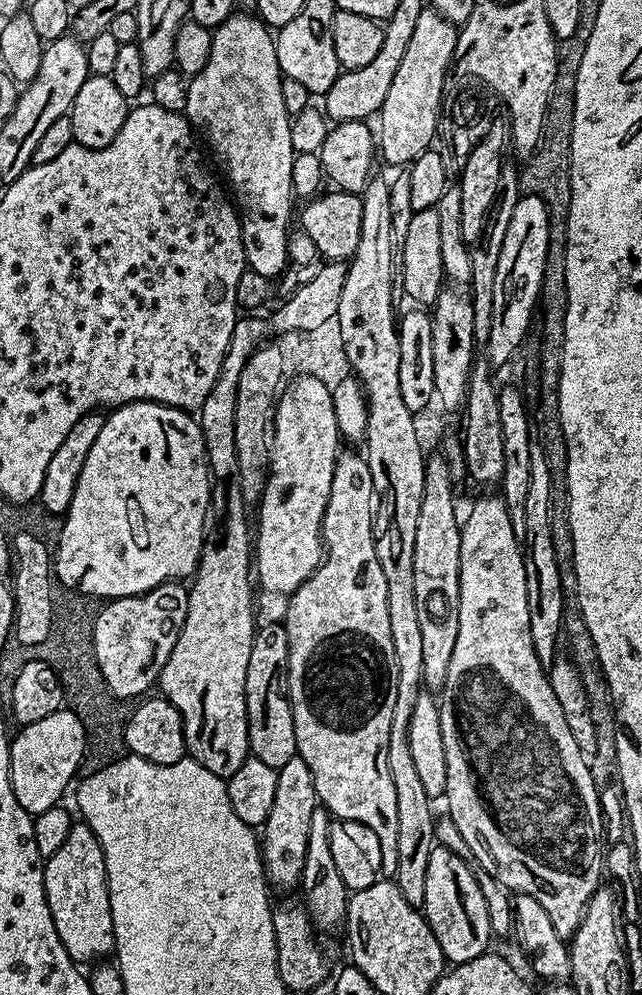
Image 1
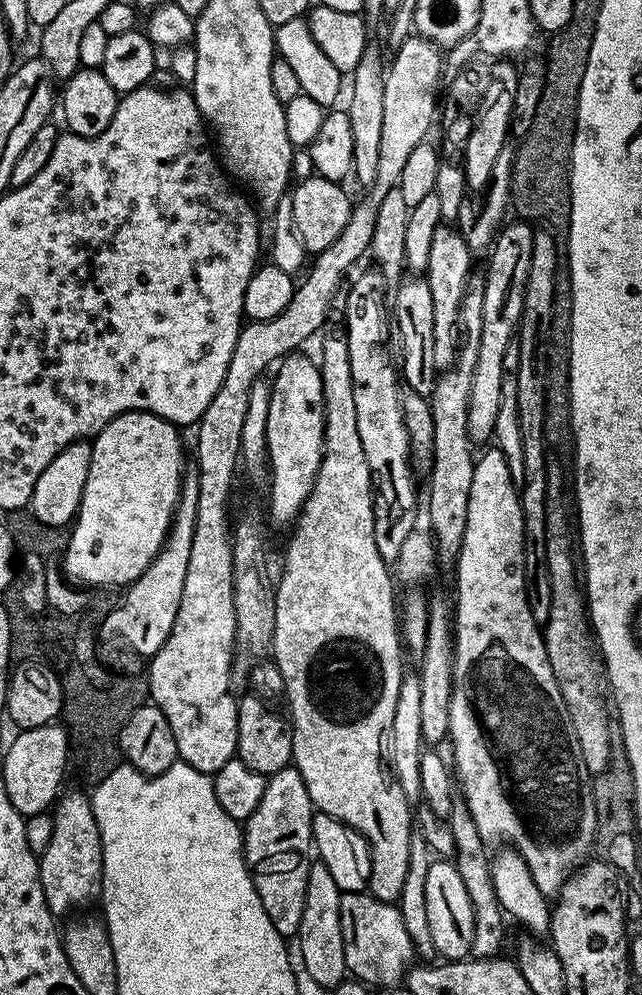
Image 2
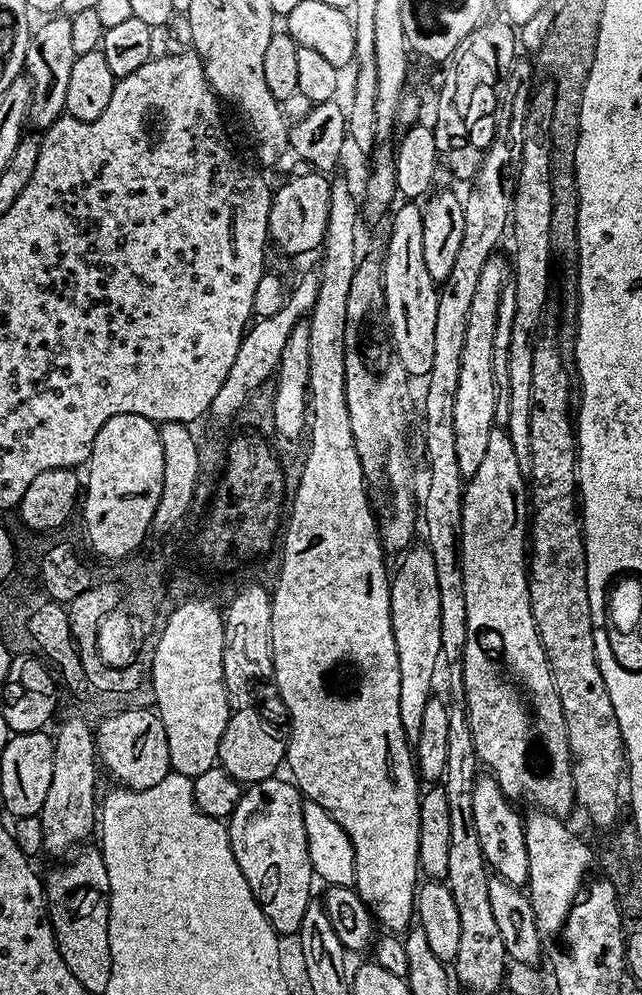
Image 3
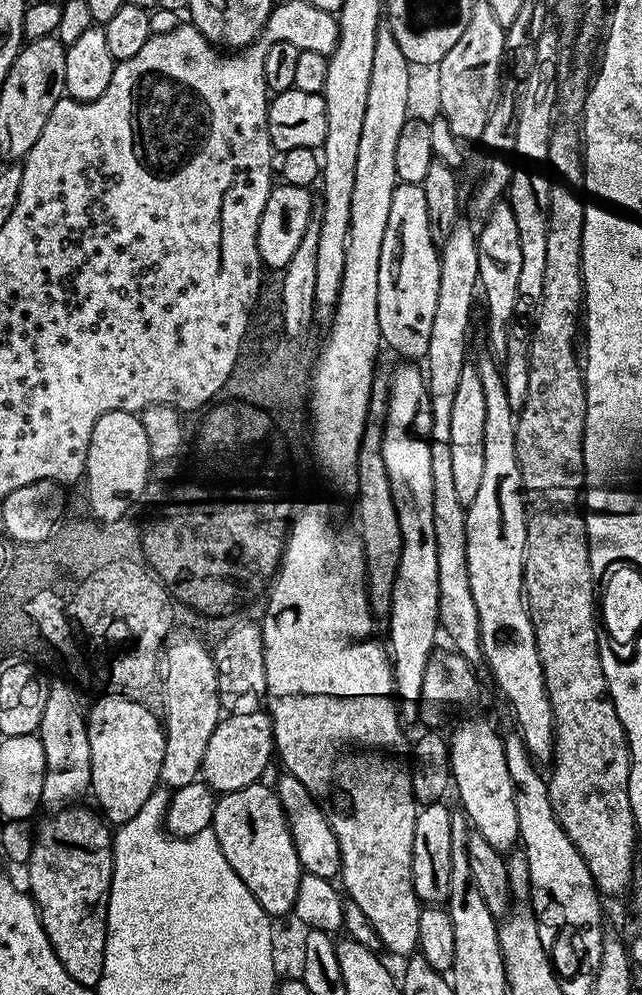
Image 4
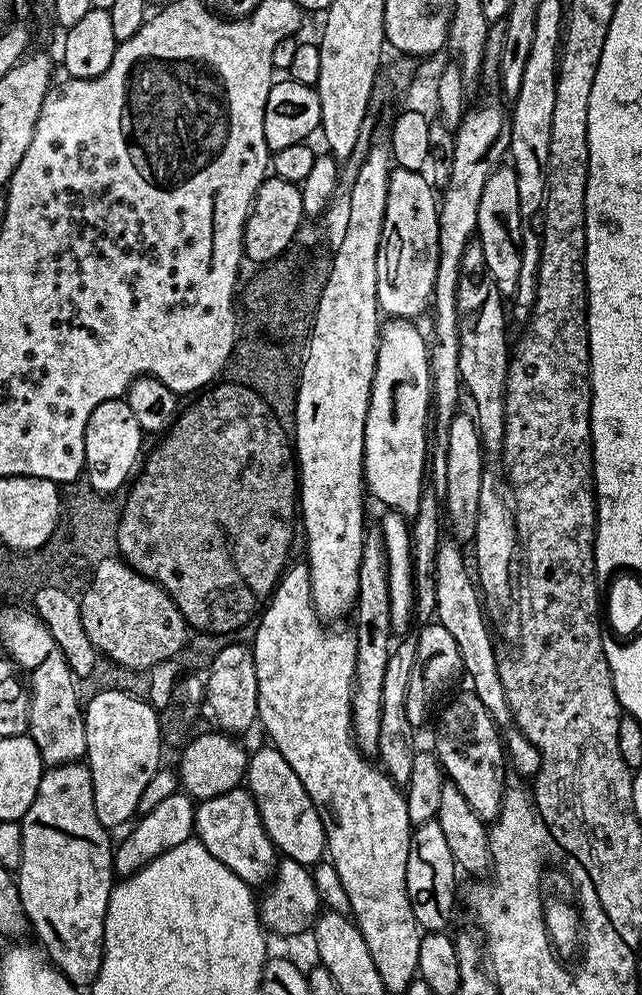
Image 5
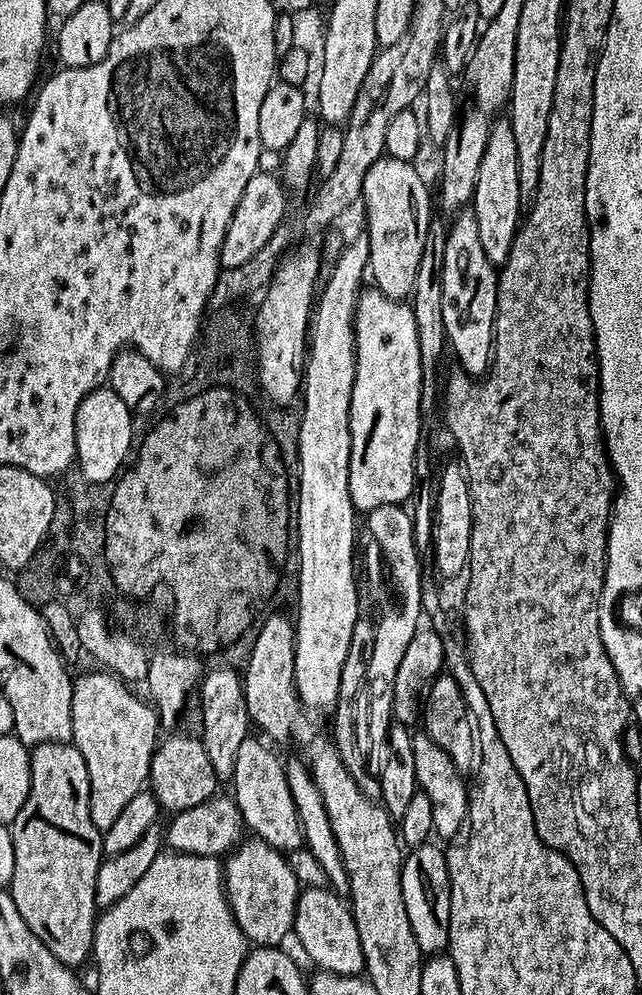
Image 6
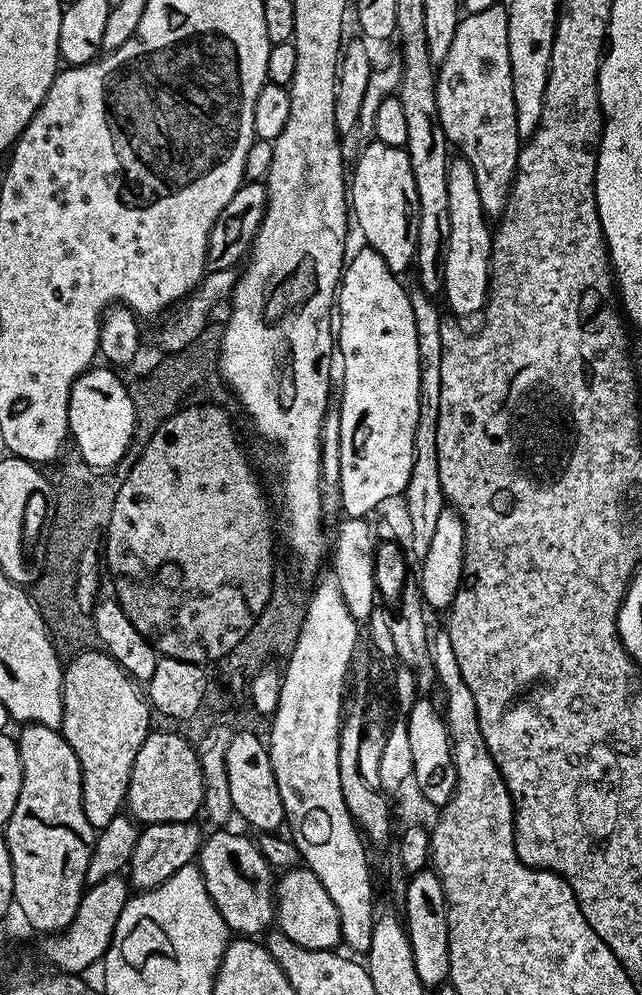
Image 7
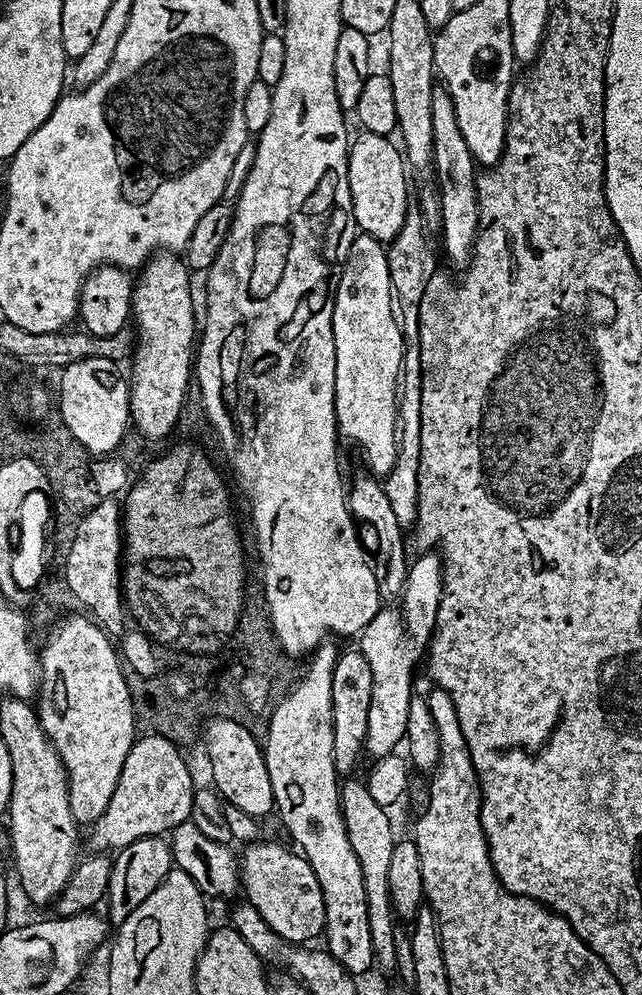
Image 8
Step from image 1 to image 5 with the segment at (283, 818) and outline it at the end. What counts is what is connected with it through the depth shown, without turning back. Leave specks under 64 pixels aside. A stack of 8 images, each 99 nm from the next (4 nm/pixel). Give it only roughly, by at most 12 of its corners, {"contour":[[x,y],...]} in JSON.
{"contour":[[241,786],[201,800],[194,836],[249,886],[278,853]]}

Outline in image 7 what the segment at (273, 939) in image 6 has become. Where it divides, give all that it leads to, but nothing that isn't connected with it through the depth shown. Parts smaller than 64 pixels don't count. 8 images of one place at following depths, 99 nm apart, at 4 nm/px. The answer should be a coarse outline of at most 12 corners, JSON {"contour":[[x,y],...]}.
{"contour":[[216,830],[198,867],[229,933],[274,924],[274,869],[257,841]]}

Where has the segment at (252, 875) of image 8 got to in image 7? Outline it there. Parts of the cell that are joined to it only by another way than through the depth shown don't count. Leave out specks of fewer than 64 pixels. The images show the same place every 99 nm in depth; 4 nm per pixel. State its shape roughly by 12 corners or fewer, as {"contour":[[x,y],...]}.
{"contour":[[306,866],[275,881],[275,923],[310,950],[341,943],[326,886]]}

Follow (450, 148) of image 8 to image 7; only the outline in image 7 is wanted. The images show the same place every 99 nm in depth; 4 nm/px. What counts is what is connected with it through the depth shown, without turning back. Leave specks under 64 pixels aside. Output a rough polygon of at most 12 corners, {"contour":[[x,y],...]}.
{"contour":[[446,170],[450,242],[443,298],[483,313],[492,277],[489,217],[474,170]]}

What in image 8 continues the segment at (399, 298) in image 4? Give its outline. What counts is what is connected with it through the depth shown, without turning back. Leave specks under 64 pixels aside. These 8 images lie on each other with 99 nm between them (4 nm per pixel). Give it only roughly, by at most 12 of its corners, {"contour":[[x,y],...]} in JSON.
{"contour":[[361,131],[348,150],[352,213],[390,242],[410,211],[391,137]]}

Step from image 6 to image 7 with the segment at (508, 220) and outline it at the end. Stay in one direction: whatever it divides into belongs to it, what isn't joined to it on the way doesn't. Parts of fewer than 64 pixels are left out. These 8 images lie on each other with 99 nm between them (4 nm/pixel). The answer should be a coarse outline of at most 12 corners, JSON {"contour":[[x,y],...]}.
{"contour":[[508,9],[467,13],[438,66],[449,145],[489,218],[504,211],[522,138]]}

